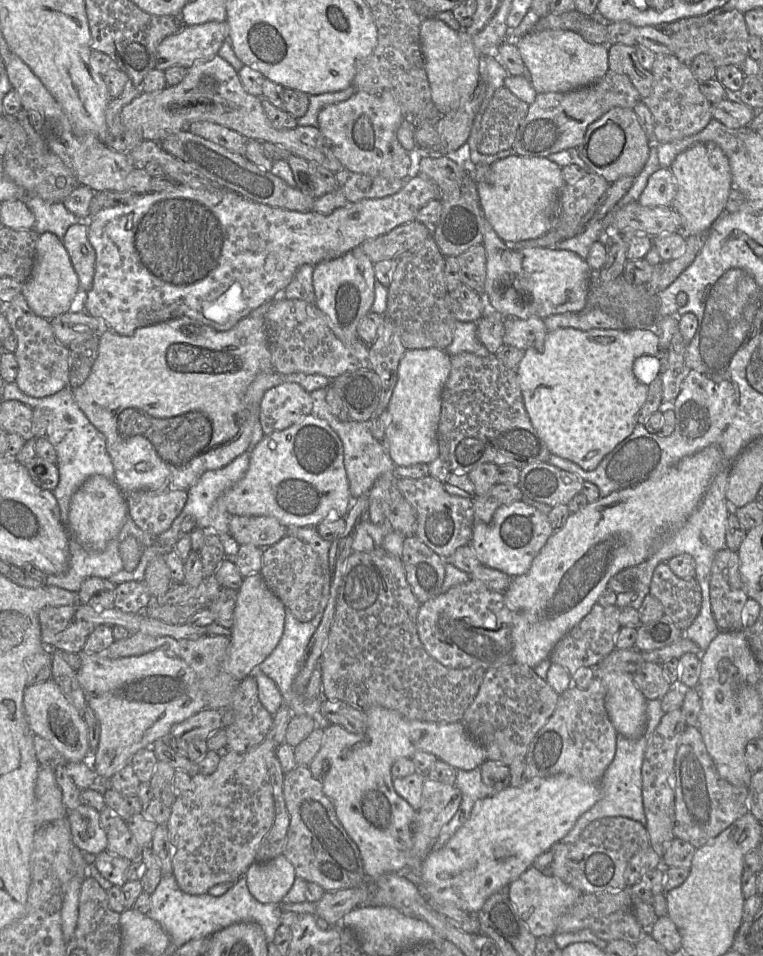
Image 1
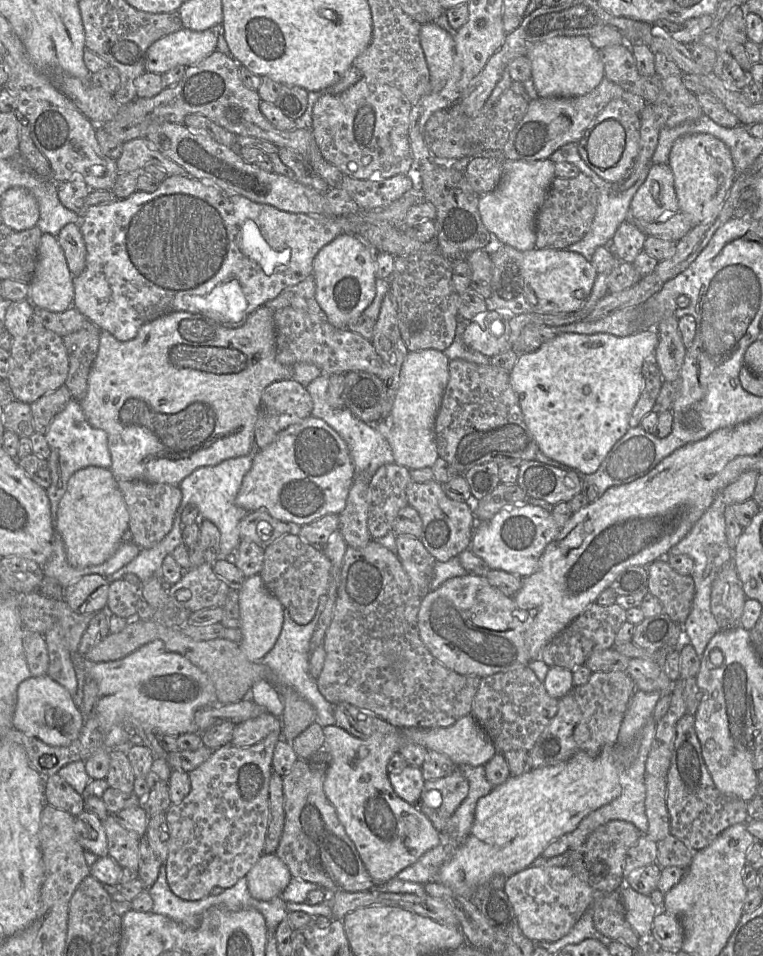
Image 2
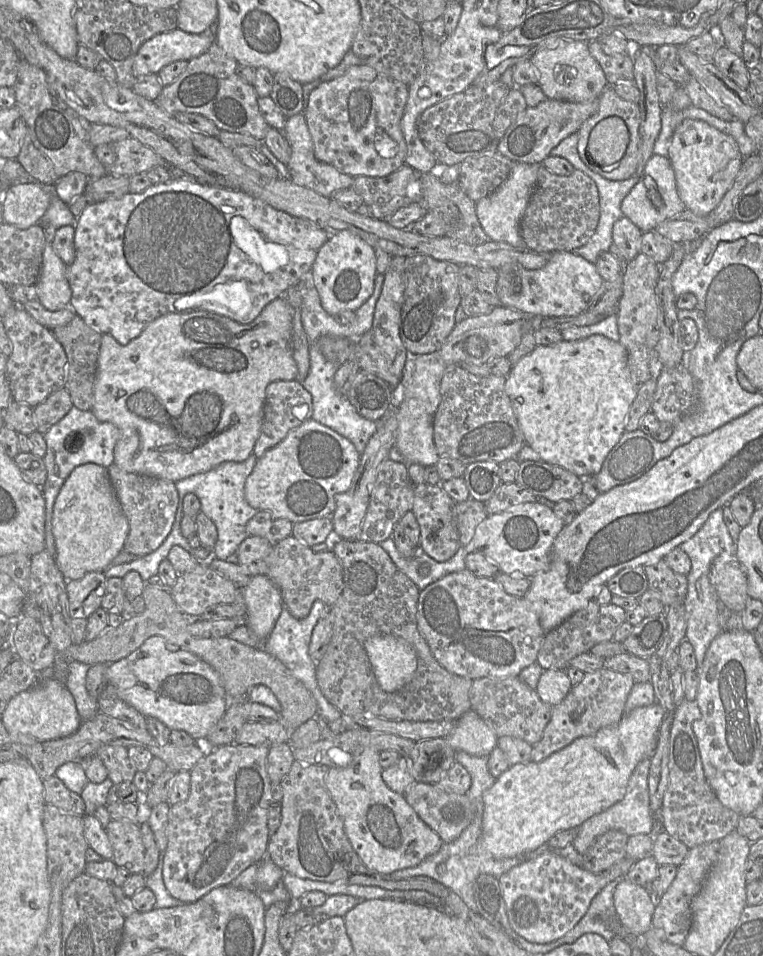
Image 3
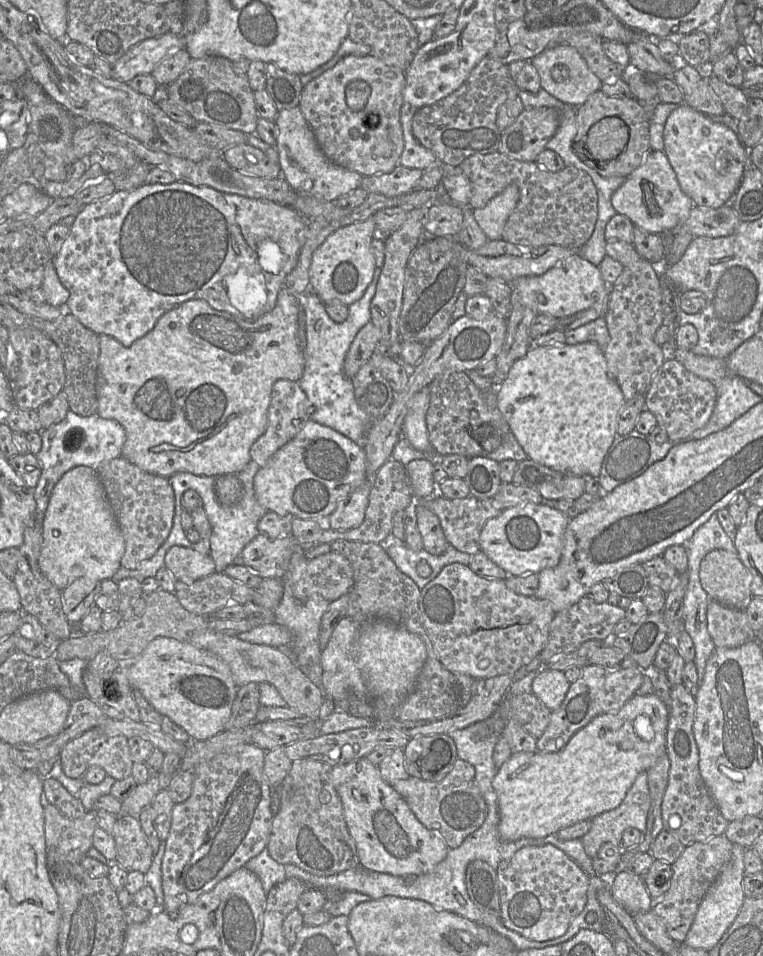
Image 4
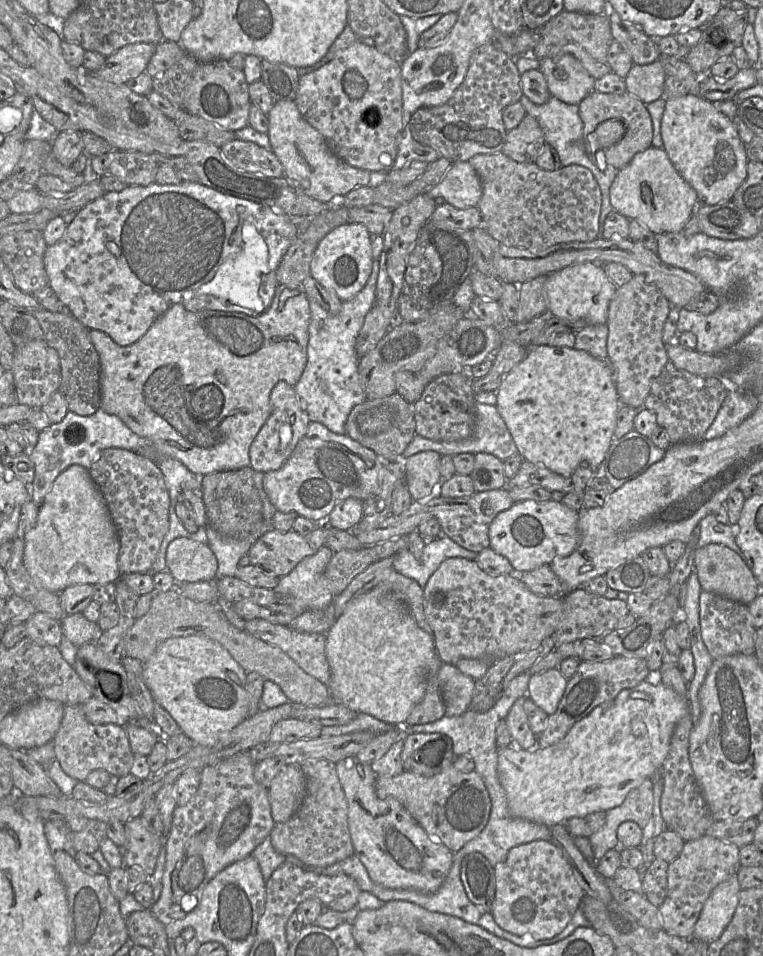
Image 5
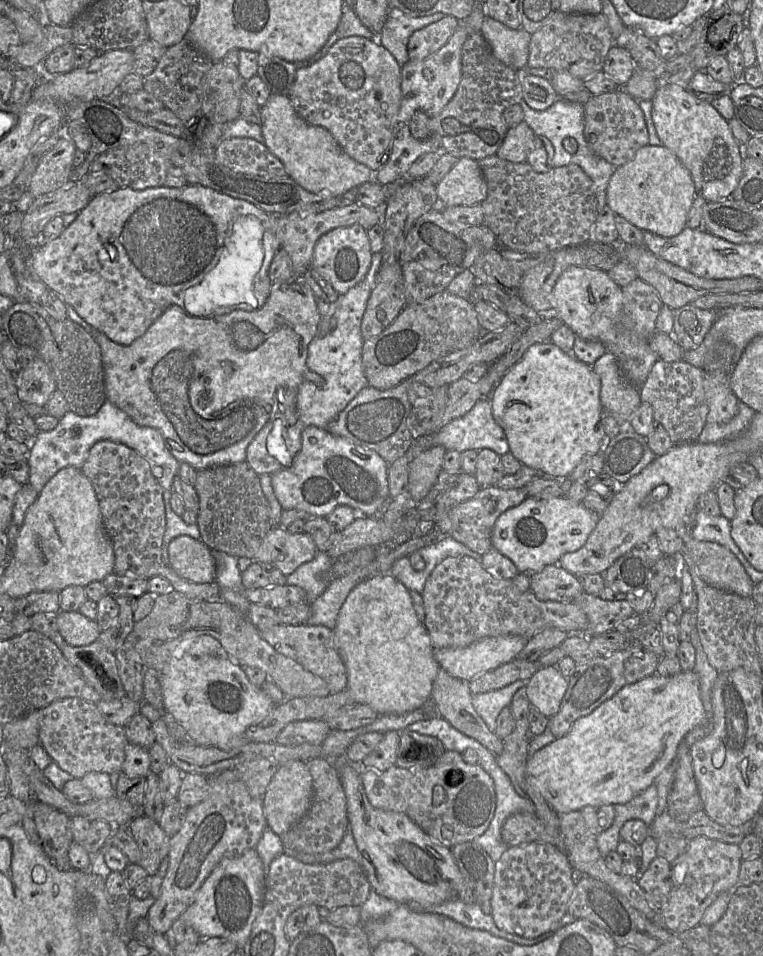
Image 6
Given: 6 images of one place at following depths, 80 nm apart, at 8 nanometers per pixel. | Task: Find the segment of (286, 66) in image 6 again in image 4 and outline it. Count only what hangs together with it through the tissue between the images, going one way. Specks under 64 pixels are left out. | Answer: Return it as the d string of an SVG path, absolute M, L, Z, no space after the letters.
M266 63L266 90L278 111L299 107L303 85L300 76Z

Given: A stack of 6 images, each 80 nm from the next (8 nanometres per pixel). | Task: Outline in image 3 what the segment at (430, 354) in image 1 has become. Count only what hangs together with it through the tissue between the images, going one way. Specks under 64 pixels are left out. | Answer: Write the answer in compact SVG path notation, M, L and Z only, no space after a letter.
M438 351L412 355L406 359L400 380L402 401L397 412L397 435L395 446L407 462L424 467L436 465L439 455L433 440L433 420L441 401L440 383L446 368Z

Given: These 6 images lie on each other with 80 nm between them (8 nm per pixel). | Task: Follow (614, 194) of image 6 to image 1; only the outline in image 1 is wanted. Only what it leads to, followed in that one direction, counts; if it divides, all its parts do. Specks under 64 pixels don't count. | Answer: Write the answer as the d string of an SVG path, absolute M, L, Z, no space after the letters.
M660 168L648 179L638 203L646 207L671 207L676 196L676 182L669 168Z

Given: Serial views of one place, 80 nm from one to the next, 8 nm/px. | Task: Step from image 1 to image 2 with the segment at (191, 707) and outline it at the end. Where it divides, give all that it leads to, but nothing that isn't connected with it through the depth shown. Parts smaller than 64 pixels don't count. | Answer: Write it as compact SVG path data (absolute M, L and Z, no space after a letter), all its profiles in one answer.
M161 640L151 641L115 661L94 663L84 659L84 669L86 677L94 680L98 686L96 712L104 734L104 746L85 760L85 770L92 780L106 778L110 752L123 750L126 753L133 745L124 743L137 730L173 736L198 733L194 723L195 712L219 705L208 676L186 657L167 651Z

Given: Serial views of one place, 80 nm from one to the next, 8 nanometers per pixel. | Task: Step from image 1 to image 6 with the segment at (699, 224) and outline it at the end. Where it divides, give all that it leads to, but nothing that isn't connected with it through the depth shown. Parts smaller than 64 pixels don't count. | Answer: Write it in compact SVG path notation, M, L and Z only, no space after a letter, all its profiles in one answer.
M662 80L651 101L652 119L661 143L673 151L690 171L696 195L707 202L730 198L743 174L744 152L734 138L728 121L706 100Z

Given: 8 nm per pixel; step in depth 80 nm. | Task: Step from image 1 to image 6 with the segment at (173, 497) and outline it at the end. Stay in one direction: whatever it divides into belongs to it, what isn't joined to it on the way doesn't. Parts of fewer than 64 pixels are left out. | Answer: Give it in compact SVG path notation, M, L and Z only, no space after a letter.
M101 440L90 449L81 471L93 485L103 526L113 545L114 574L146 579L161 576L169 581L171 589L189 599L221 601L215 581L205 584L190 582L163 564L161 547L166 527L163 489L145 458L124 444Z

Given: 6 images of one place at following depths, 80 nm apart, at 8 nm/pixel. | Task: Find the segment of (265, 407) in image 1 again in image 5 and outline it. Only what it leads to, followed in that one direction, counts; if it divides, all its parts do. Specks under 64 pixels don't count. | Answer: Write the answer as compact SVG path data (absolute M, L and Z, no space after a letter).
M285 381L276 383L270 394L270 401L271 413L249 448L250 467L262 473L277 470L284 464L304 436L310 422L294 387Z

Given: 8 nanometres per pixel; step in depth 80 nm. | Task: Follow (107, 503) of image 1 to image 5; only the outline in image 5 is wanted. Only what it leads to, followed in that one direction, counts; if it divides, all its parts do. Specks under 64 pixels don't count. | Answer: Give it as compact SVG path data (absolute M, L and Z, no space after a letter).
M71 465L54 480L39 506L35 526L25 535L23 562L42 588L61 593L77 584L106 584L120 578L120 541L106 500L89 470Z

